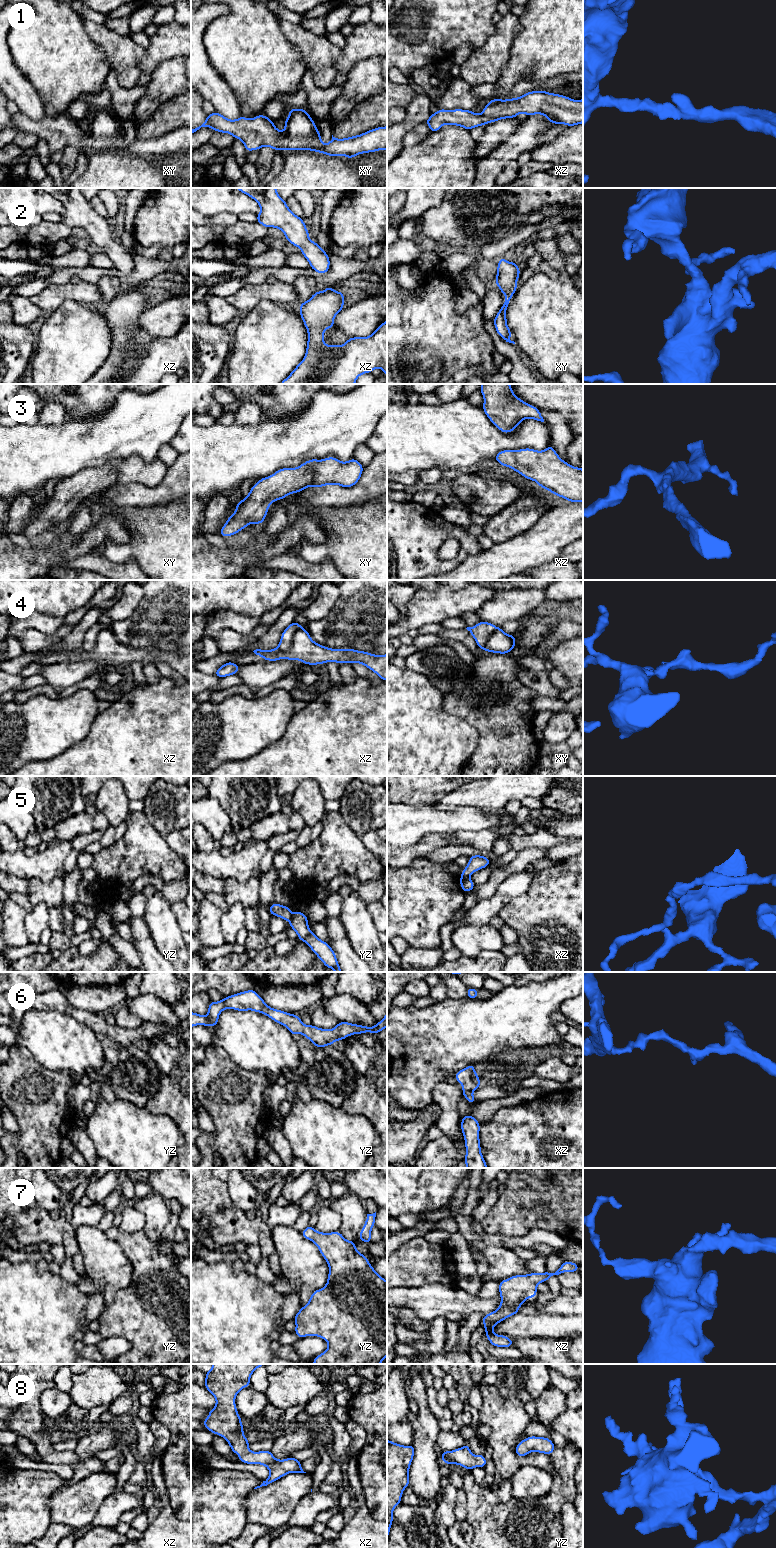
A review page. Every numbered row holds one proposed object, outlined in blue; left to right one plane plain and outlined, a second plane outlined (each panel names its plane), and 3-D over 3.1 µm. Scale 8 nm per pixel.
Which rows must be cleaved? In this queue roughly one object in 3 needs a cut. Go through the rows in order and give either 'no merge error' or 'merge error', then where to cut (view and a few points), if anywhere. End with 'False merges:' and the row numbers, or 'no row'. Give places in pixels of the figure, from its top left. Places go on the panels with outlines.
1: no merge error; cut none
2: no merge error; cut none
3: no merge error; cut none
4: merge error; cut xz (302, 628), (295, 633), (292, 645), (287, 650), (275, 649)
5: merge error; cut yz (292, 914), (289, 921)
6: no merge error; cut none
7: no merge error; cut none
8: no merge error; cut none
False merges: 4, 5

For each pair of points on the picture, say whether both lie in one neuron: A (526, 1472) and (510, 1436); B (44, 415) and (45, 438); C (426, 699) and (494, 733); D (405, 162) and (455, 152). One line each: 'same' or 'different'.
A: different
B: different
C: different
D: same

